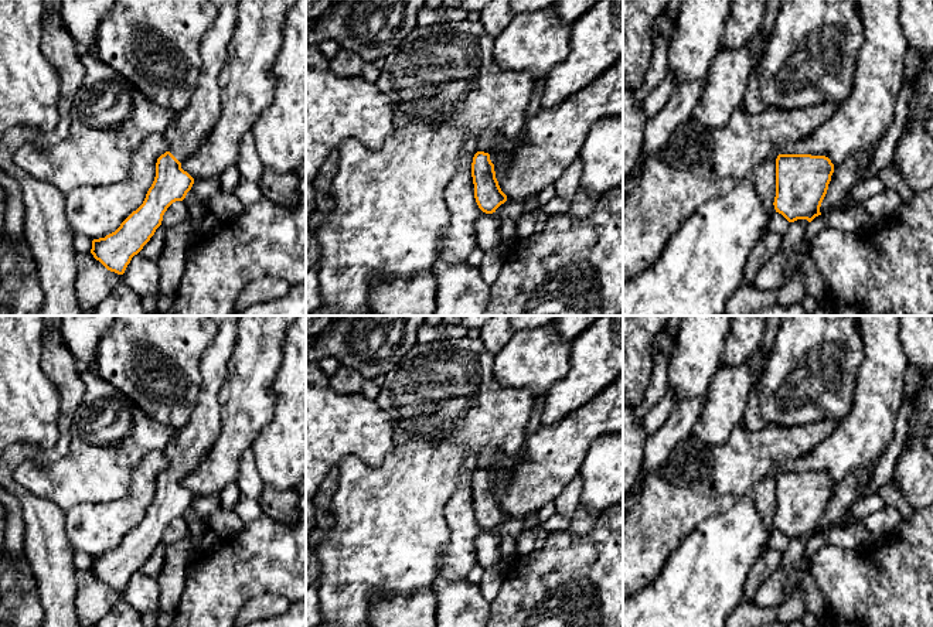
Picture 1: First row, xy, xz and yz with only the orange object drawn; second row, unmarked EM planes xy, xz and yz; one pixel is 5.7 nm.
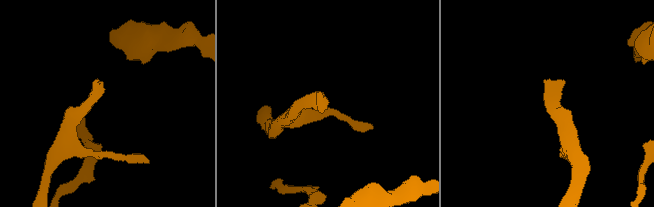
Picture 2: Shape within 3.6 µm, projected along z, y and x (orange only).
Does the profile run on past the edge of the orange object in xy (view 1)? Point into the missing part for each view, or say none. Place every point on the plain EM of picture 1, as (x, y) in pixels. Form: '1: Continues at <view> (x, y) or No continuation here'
1: Continues at xy (190, 445)

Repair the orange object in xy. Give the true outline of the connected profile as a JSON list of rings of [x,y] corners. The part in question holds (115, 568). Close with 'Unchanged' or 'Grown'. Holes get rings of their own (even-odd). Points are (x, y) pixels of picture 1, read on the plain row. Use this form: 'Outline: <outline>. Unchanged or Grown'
Outline: [[[235,321],[219,324],[215,340],[201,357],[200,371],[202,382],[198,401],[188,423],[174,432],[171,442],[164,449],[164,454],[168,459],[168,467],[157,476],[156,494],[143,521],[133,528],[115,549],[92,558],[91,570],[108,587],[123,592],[132,575],[143,566],[154,552],[156,546],[161,542],[167,525],[176,518],[183,518],[191,507],[194,495],[181,485],[181,480],[198,467],[201,460],[215,444],[217,437],[221,435],[222,422],[218,395],[228,378],[228,361],[234,352],[236,338],[238,327]]]. Grown

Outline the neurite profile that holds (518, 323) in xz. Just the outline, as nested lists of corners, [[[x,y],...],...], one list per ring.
[[[510,316],[511,330],[527,331],[552,324],[559,316]]]

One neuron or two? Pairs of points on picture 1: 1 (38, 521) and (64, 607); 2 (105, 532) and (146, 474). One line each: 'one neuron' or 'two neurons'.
1: one neuron
2: one neuron

